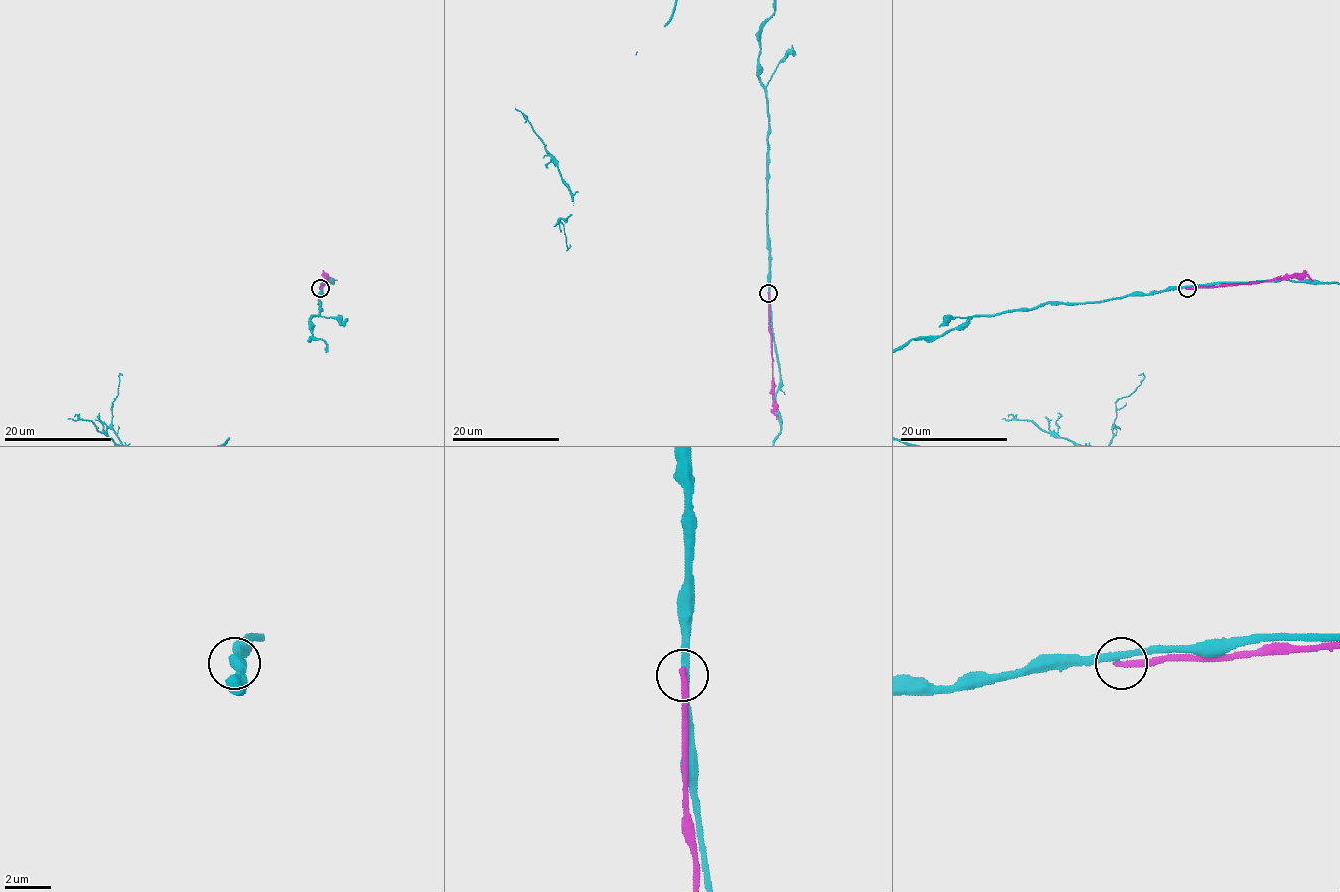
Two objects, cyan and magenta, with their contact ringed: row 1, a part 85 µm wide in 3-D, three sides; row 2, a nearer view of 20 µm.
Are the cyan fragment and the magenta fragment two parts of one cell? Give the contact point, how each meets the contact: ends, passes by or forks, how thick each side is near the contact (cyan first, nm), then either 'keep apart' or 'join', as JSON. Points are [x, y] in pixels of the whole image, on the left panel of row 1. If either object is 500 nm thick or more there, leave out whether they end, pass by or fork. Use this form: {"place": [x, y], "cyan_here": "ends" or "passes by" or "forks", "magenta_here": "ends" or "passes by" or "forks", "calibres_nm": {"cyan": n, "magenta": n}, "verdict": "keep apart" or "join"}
{"place": [320, 288], "cyan_here": "passes by", "magenta_here": "ends", "calibres_nm": {"cyan": 300, "magenta": 280}, "verdict": "keep apart"}

